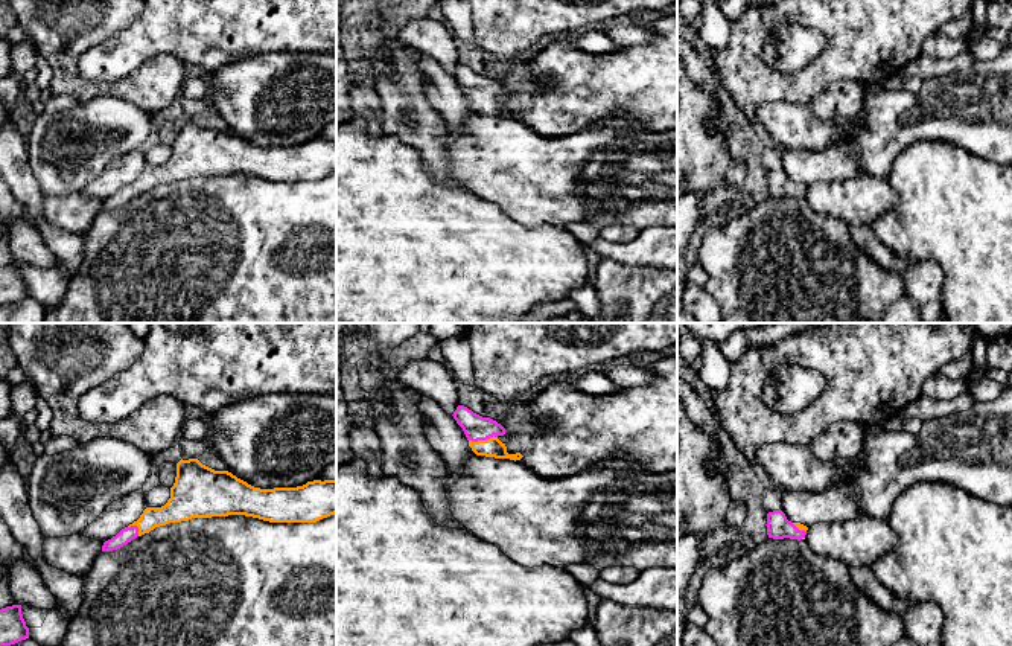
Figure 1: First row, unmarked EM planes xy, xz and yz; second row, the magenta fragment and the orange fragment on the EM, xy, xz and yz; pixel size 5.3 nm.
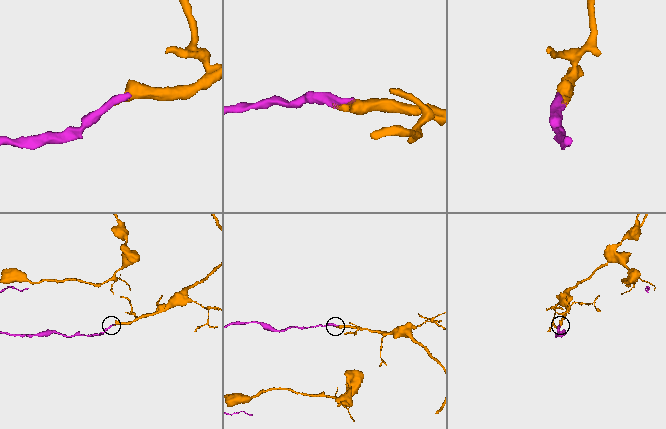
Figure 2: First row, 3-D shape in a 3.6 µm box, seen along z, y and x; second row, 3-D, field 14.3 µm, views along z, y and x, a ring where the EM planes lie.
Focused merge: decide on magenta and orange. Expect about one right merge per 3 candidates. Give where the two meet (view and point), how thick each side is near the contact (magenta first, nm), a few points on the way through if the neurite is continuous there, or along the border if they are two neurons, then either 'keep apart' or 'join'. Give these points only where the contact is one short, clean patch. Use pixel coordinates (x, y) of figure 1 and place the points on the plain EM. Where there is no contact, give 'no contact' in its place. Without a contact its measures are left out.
xz (483, 98) | 140/100 nm | across xz (475, 86), (483, 98), (493, 105) | join

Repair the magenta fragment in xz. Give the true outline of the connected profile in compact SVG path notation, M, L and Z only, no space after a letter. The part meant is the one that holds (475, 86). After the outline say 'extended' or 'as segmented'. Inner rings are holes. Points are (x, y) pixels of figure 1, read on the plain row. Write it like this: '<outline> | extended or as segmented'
M458 64L453 78L463 87L469 105L476 114L520 119L520 111L508 113L505 102L498 96L505 93L505 87L490 76L482 76L464 64Z | extended

